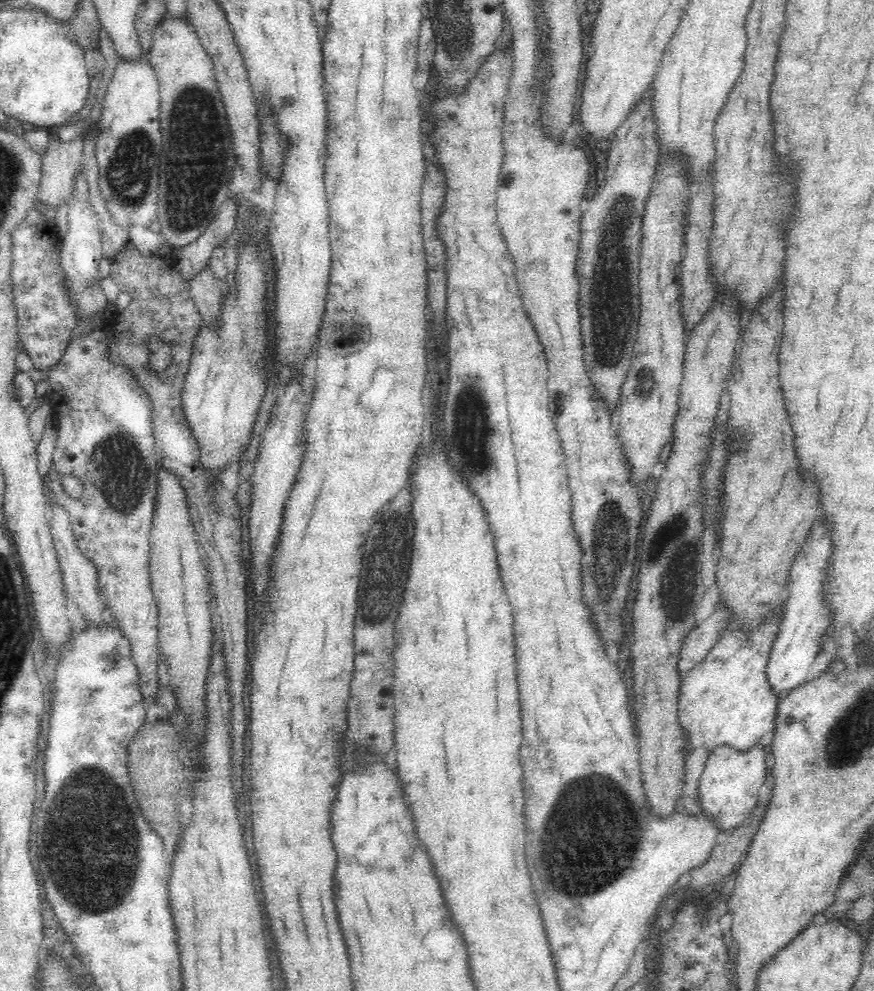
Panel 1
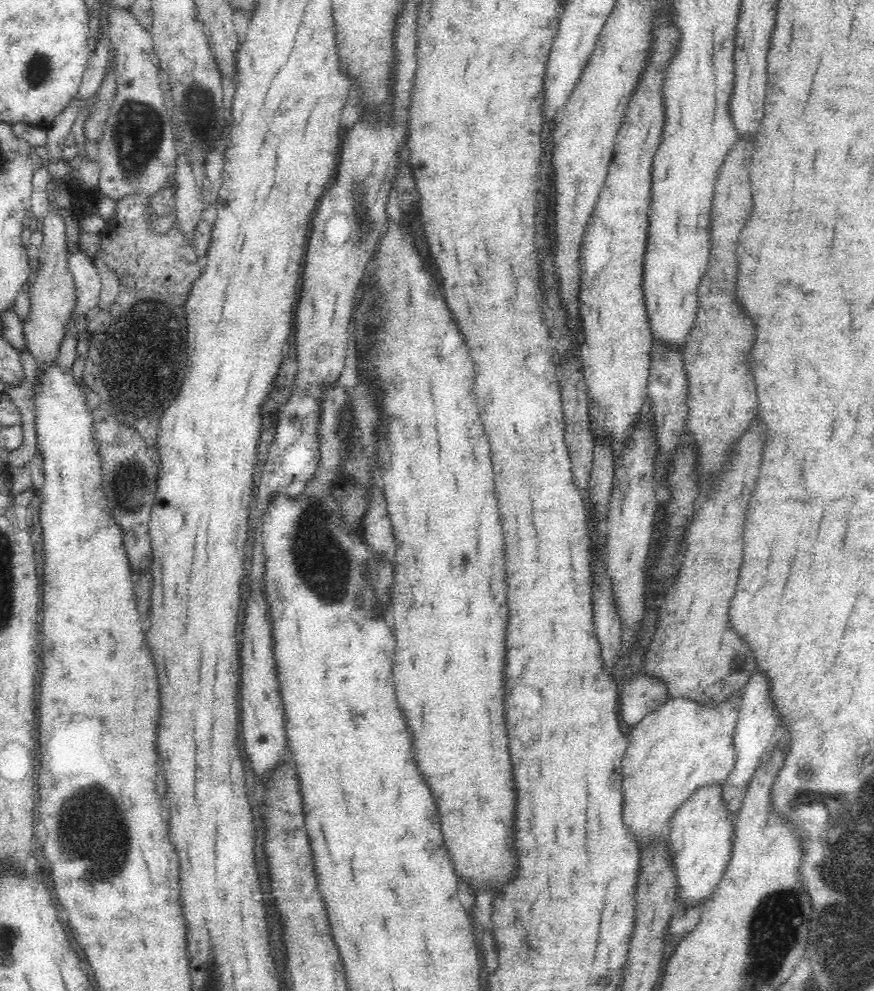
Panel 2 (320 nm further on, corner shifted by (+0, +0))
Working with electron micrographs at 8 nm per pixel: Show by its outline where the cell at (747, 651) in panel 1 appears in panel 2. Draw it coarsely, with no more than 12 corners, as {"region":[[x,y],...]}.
{"region":[[744,688],[669,695],[632,726],[624,821],[641,844],[736,766]]}

